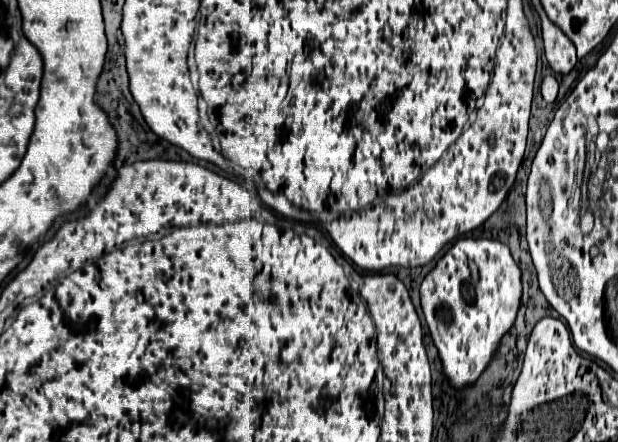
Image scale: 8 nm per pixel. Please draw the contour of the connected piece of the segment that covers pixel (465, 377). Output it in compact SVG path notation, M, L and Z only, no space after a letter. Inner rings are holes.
M461 239L457 241L435 265L435 269L421 283L421 307L431 333L431 339L439 351L443 375L453 389L465 389L473 385L481 373L489 367L499 351L501 339L513 329L517 311L521 305L521 269L515 263L509 247L497 239ZM469 261L479 269L479 281L471 279Z

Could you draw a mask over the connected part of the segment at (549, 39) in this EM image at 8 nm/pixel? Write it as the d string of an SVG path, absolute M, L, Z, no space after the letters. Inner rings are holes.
M543 17L543 43L545 43L545 57L551 65L551 69L559 75L567 75L577 63L575 45L547 17Z

